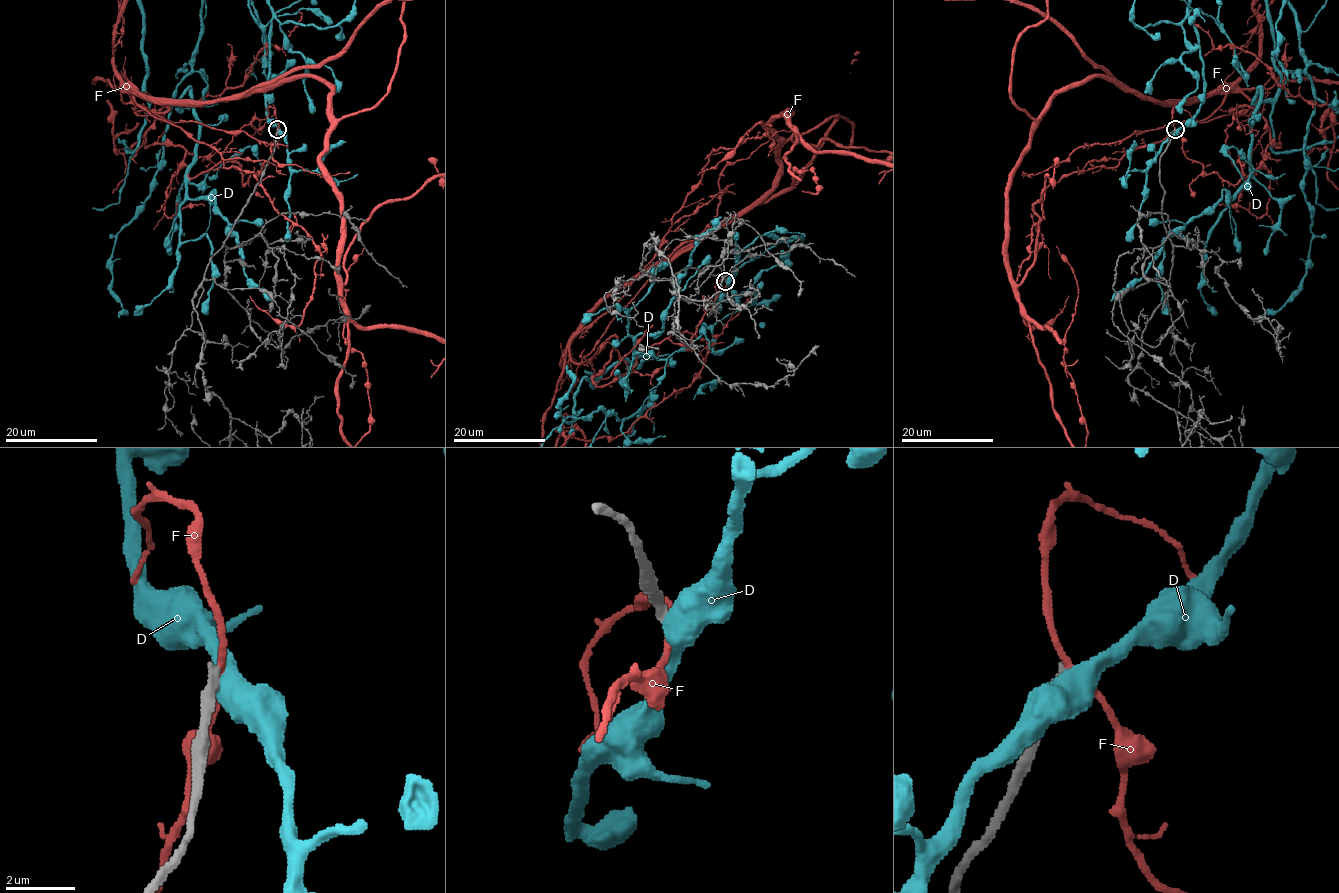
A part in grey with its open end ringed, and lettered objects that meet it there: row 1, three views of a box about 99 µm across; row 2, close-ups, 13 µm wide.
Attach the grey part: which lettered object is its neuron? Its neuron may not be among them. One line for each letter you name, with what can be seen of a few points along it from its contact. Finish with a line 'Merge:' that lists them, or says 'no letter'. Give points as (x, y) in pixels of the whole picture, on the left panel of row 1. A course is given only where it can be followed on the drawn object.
Merge: no letter

